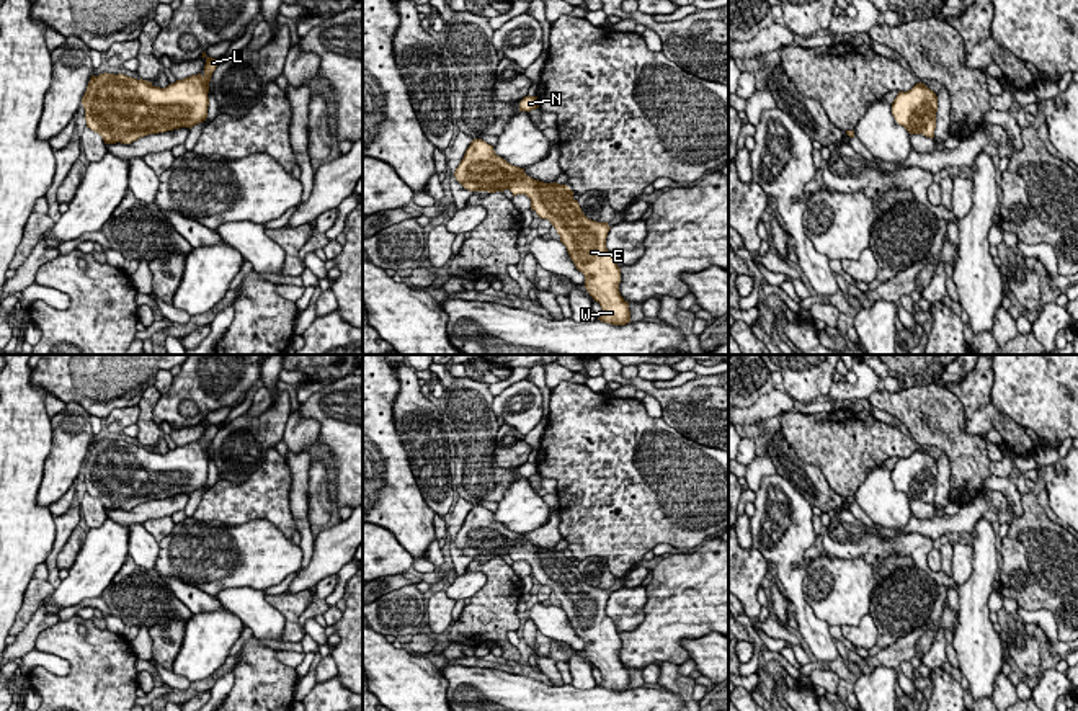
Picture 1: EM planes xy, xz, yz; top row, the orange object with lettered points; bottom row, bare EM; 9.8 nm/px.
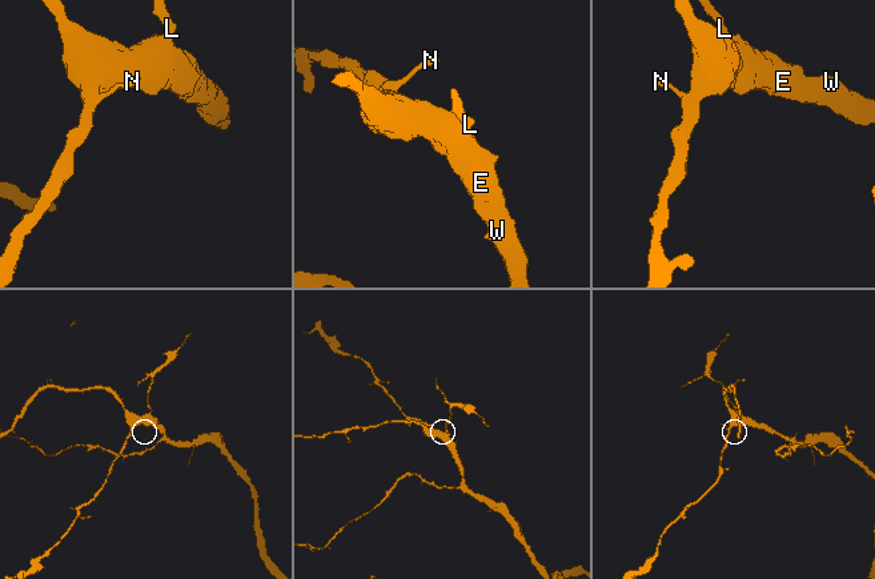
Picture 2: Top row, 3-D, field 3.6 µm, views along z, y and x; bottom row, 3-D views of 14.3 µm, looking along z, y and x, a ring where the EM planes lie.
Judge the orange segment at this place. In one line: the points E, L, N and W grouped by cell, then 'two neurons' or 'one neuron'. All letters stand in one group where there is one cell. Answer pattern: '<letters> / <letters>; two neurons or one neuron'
E L N W; one neuron

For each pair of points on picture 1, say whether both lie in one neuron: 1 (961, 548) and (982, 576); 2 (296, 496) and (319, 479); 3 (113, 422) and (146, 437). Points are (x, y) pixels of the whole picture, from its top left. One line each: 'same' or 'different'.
1: different
2: different
3: different

